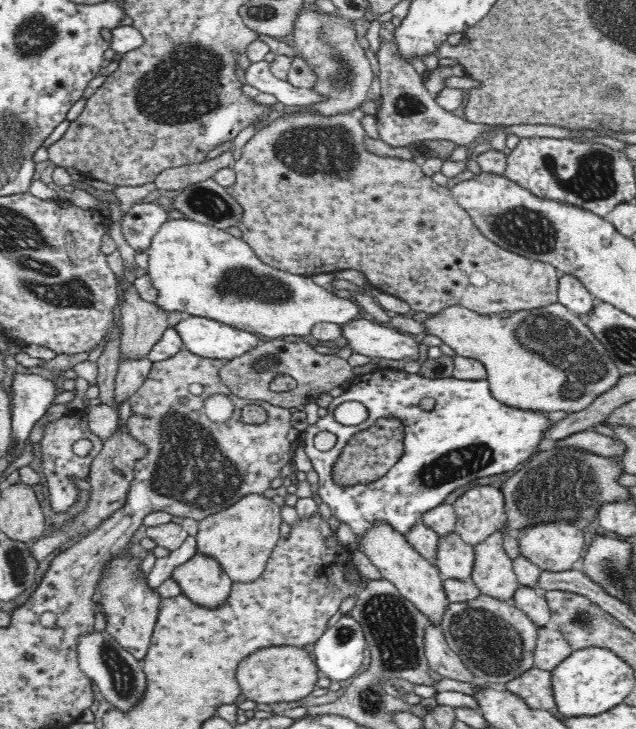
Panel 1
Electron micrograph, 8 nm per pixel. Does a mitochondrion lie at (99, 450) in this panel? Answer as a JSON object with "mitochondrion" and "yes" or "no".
{"mitochondrion":"no"}

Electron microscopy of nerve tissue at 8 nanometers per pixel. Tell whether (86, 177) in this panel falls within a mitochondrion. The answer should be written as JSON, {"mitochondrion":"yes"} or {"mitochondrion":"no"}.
{"mitochondrion":"no"}

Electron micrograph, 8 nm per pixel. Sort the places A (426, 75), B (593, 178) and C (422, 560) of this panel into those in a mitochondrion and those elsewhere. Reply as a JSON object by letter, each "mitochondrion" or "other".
{"A":"other","B":"mitochondrion","C":"other"}

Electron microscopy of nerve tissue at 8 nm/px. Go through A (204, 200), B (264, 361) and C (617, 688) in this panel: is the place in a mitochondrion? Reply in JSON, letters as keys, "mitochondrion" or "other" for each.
{"A":"mitochondrion","B":"mitochondrion","C":"other"}

